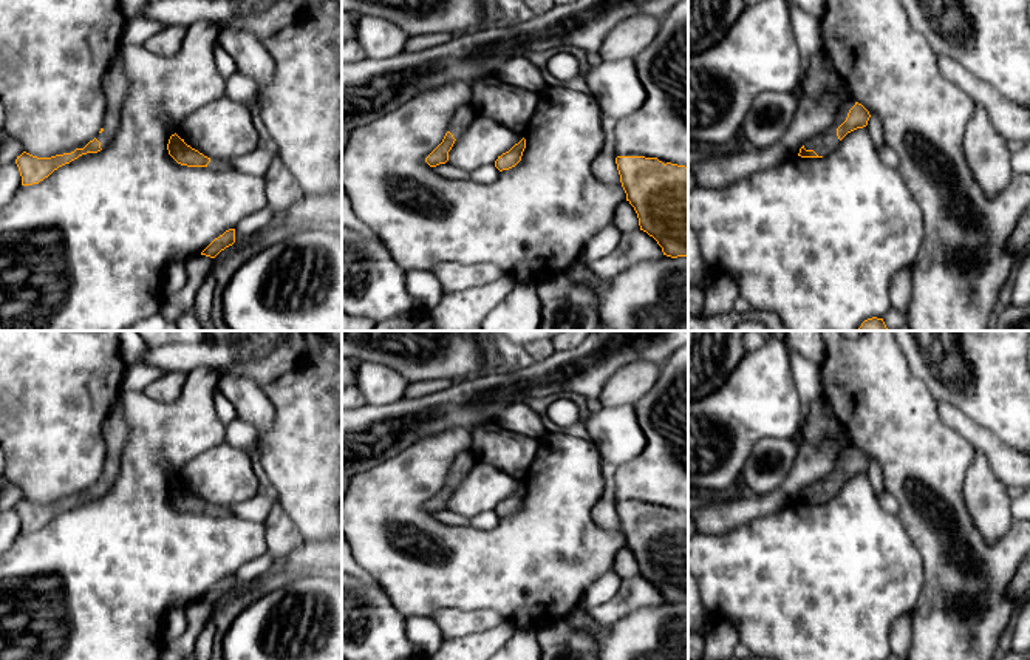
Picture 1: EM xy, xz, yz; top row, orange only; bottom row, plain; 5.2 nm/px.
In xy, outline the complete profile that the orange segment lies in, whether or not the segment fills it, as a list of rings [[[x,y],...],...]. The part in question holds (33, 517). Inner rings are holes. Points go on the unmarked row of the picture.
[[[122,397],[114,402],[111,411],[104,420],[102,437],[107,447],[107,458],[104,471],[99,481],[90,487],[84,495],[76,495],[71,499],[56,501],[51,504],[37,504],[26,498],[17,502],[15,510],[22,522],[22,532],[39,530],[48,524],[59,513],[70,510],[87,499],[97,499],[108,493],[121,473],[121,459],[124,445],[128,436],[128,424],[124,414]]]

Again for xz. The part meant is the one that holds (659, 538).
[[[617,502],[626,547],[634,553],[640,577],[653,583],[663,601],[688,603],[688,513],[645,502]]]

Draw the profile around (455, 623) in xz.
[[[441,609],[431,618],[439,626],[445,640],[475,635],[506,623],[501,614],[490,609]]]

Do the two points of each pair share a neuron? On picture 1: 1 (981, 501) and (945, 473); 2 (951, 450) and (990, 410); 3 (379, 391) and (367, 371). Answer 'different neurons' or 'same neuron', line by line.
1: different neurons
2: different neurons
3: same neuron

